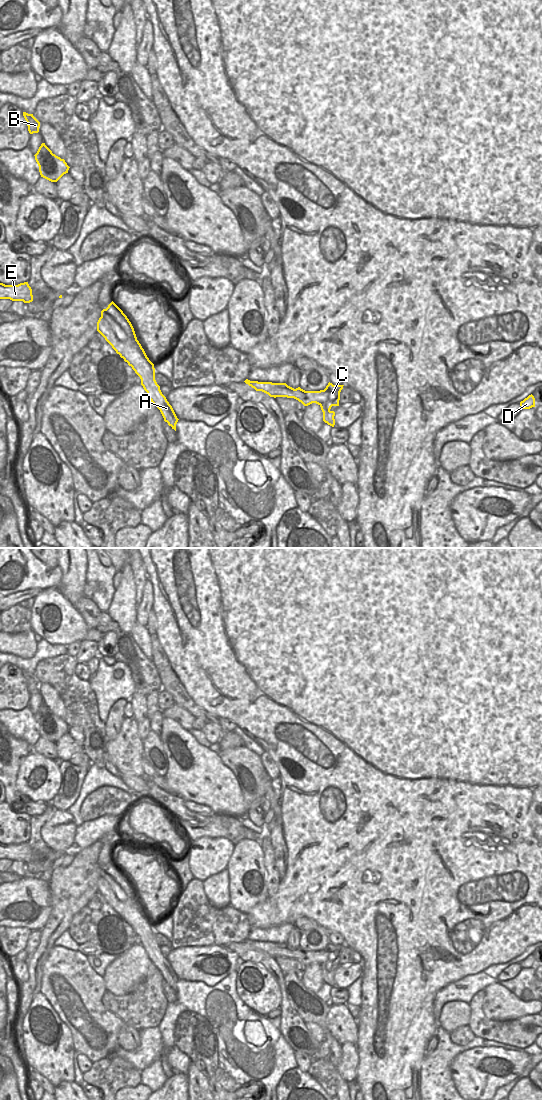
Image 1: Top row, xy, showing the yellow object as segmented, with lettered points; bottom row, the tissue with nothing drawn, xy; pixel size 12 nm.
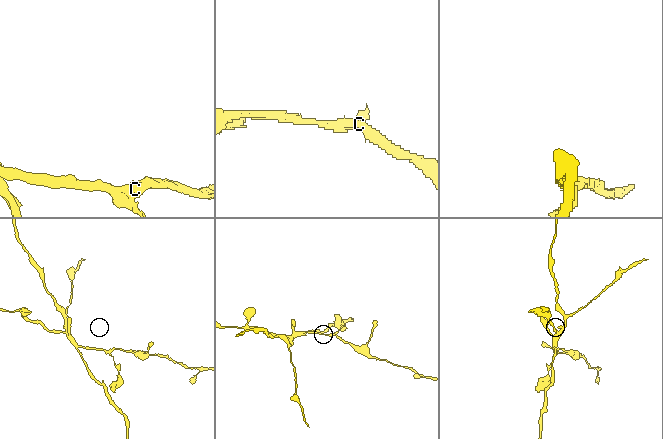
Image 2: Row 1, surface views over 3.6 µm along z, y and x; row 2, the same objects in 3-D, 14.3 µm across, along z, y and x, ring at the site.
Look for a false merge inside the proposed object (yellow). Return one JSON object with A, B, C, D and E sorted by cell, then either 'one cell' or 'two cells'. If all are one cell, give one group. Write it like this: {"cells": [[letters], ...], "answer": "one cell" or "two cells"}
{"cells": [["A", "B"], ["C", "D", "E"]], "answer": "two cells"}

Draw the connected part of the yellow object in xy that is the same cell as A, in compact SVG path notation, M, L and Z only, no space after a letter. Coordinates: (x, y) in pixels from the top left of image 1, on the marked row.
M99 318L97 331L140 377L141 385L147 392L148 398L160 410L164 421L176 431L176 424L179 419L162 394L160 386L155 380L154 364L147 357L139 341L131 337L122 339L122 334L117 333L105 318Z

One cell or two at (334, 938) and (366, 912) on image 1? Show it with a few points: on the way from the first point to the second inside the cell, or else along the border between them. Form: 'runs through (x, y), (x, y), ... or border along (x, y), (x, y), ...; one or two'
border along (329, 931), (339, 933), (343, 938), (344, 944); two

